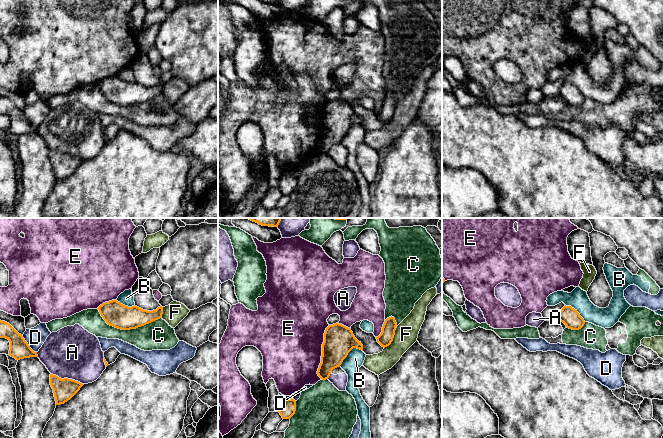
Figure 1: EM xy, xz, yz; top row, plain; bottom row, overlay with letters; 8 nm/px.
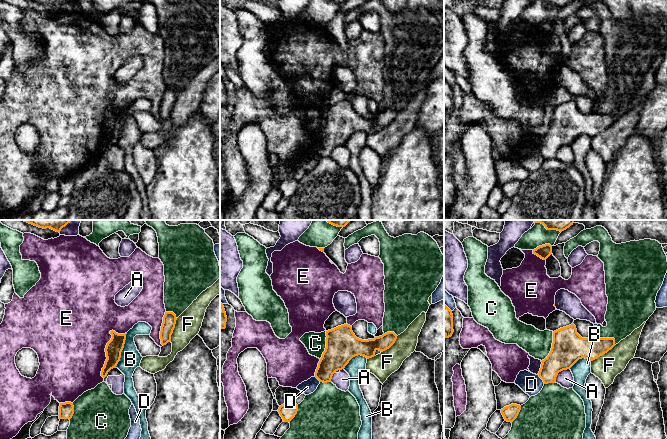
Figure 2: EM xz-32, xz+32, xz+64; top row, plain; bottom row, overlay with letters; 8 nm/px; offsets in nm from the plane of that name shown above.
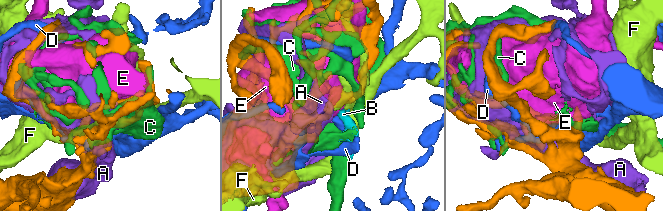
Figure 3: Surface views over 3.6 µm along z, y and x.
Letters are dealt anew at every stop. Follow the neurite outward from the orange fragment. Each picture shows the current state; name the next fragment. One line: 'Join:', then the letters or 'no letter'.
Join: no letter

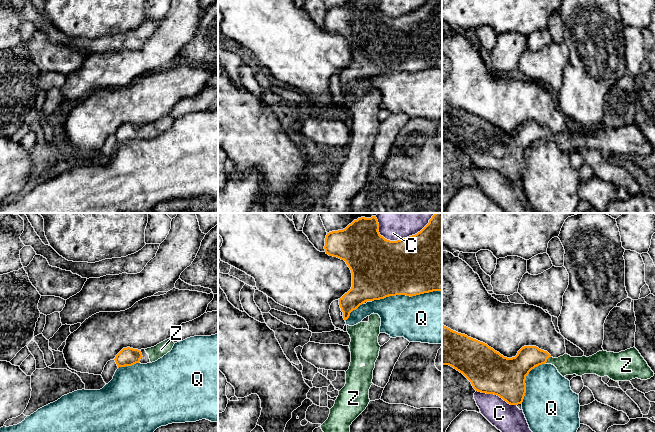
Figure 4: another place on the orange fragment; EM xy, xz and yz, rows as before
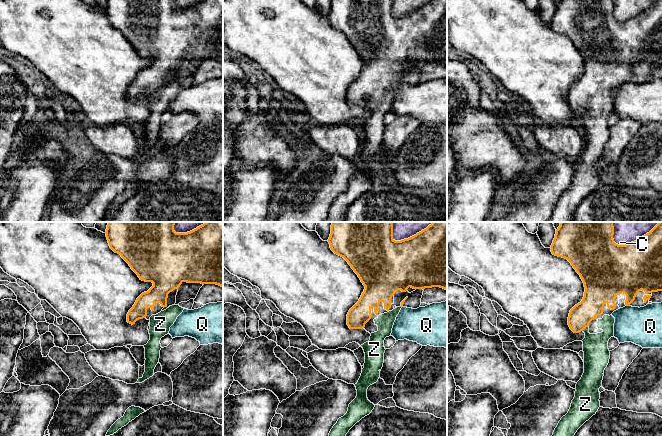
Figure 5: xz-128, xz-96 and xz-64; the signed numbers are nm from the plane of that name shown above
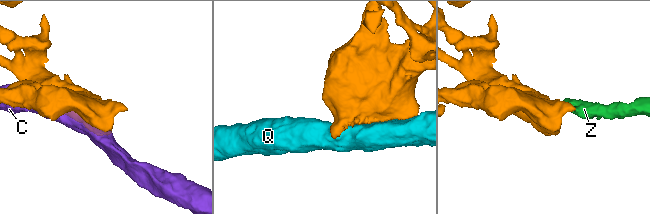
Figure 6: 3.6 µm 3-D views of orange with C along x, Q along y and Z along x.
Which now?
Join: Z

